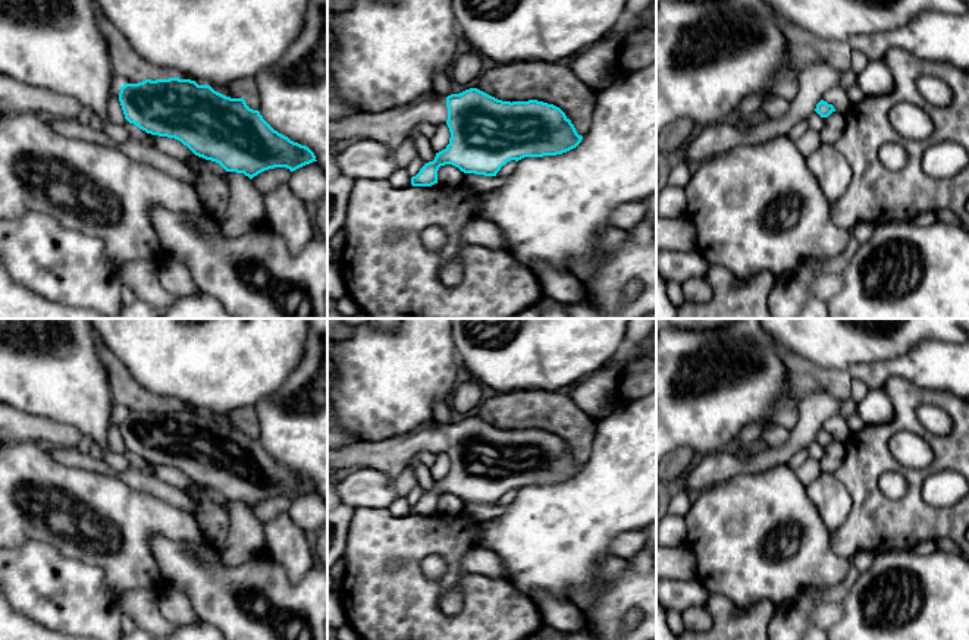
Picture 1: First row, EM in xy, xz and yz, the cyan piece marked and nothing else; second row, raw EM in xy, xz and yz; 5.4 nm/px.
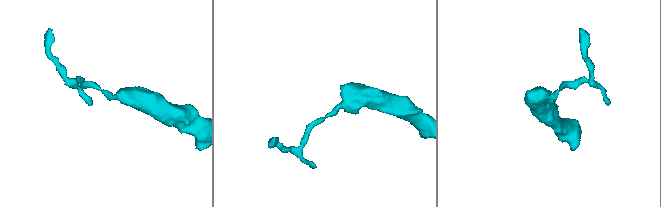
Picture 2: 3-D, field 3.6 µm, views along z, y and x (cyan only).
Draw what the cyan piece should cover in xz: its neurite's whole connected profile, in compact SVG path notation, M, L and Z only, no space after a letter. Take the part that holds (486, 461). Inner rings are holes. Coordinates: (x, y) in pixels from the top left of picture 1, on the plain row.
M470 417L448 426L427 423L398 437L327 448L327 470L376 468L395 479L421 451L446 452L451 467L446 477L411 506L413 515L438 512L438 499L445 493L464 502L496 505L511 489L562 483L583 468L554 433L502 430Z

